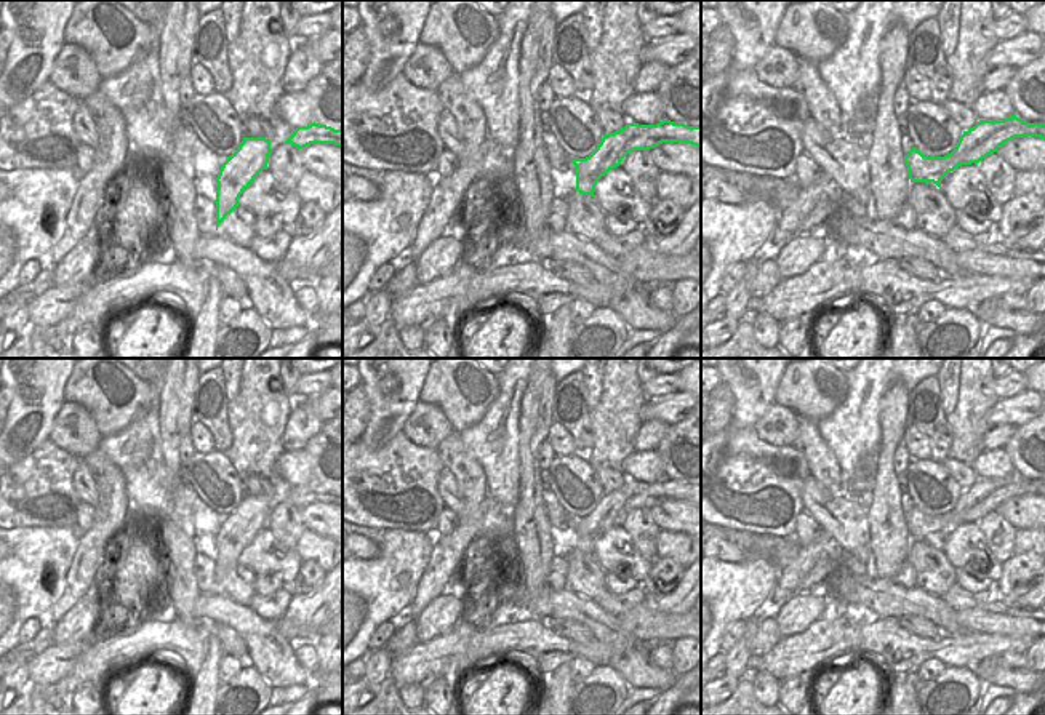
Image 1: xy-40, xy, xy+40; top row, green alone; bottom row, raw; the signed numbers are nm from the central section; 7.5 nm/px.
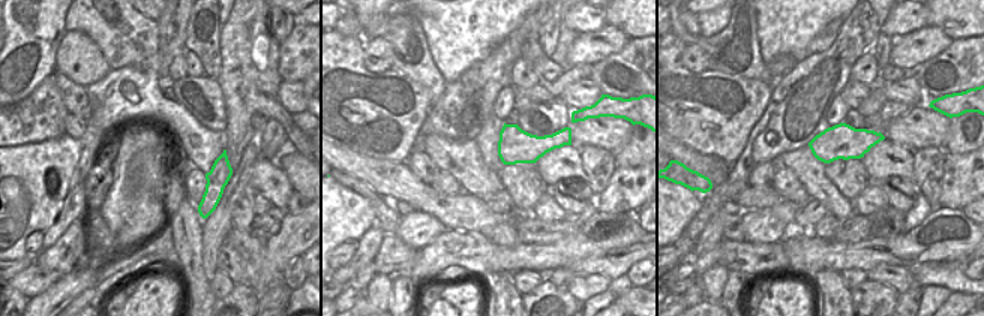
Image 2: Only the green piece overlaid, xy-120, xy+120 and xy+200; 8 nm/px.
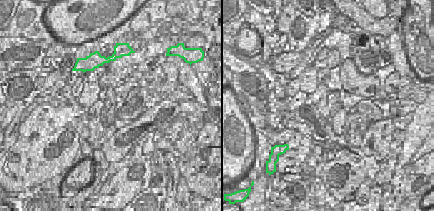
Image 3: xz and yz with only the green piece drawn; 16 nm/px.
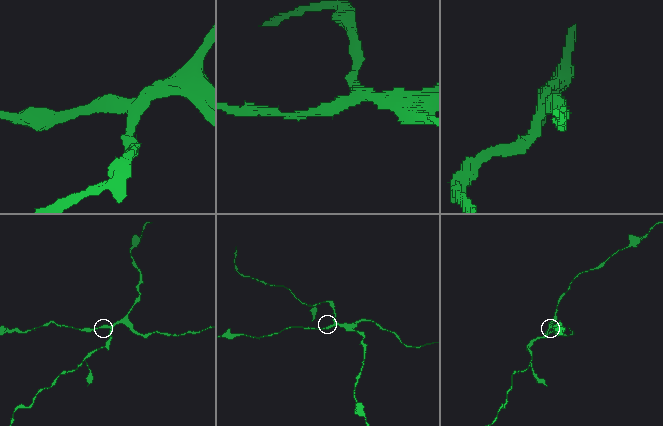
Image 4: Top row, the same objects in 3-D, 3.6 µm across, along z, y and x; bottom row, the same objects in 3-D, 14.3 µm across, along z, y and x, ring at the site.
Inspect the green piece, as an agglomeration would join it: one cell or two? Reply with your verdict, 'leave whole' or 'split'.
split

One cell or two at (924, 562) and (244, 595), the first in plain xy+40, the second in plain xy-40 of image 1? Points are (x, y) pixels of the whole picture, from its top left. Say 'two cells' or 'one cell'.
one cell

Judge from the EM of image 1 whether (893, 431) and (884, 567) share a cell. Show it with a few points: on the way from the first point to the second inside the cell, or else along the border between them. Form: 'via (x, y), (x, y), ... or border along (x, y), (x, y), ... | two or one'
via (885, 464), (884, 533) | one

